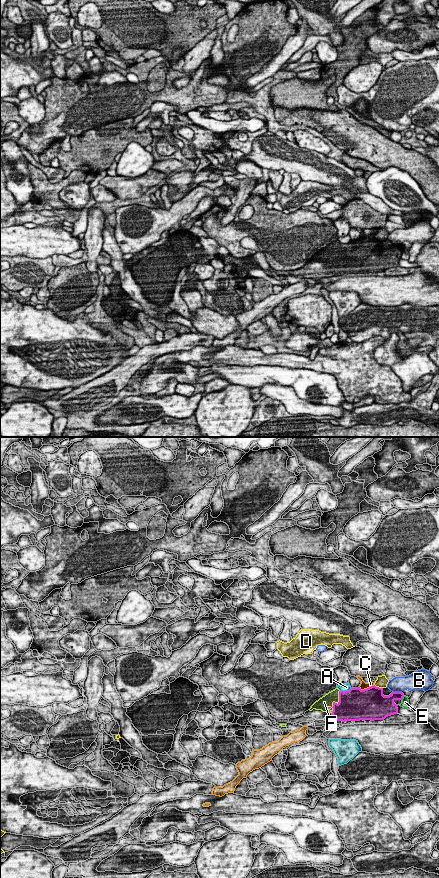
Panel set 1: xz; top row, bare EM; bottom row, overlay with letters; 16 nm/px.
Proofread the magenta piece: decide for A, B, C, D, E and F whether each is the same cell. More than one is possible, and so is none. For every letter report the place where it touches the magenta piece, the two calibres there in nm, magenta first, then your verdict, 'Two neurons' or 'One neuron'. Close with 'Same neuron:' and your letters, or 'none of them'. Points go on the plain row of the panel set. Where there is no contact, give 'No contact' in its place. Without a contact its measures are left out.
A: Touches magenta at xz (345, 243). Thickness 480 nm (magenta) against 130 nm. Two neurons
B: Touches magenta at xz (397, 244). Thickness 260 nm (magenta) against 240 nm. Two neurons
C: Touches magenta at xz (367, 240). Thickness 500 nm (magenta) against 120 nm. Two neurons
D: Touches magenta at xz (378, 239). Thickness 420 nm (magenta) against 190 nm. Two neurons
E: Touches magenta at xz (402, 250). Thickness 220 nm (magenta) against 130 nm. Two neurons
F: Touches magenta at xz (338, 254). Thickness 500 nm (magenta) against 190 nm. One neuron
Same neuron: F

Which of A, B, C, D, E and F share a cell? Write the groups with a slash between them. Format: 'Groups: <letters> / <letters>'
Groups: A / B / C / D / E / F

